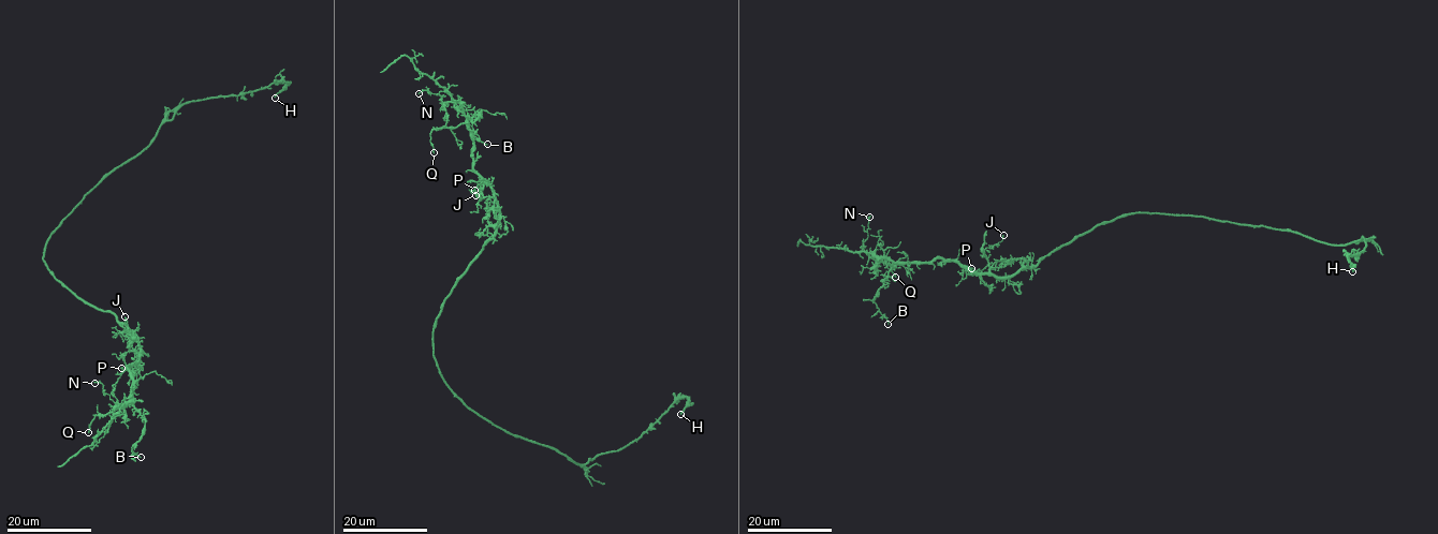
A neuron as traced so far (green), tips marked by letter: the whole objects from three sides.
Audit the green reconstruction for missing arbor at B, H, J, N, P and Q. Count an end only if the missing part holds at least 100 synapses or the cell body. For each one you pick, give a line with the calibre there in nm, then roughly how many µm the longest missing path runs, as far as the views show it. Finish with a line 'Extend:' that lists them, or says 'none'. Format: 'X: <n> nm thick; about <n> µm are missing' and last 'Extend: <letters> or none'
Extend: none

